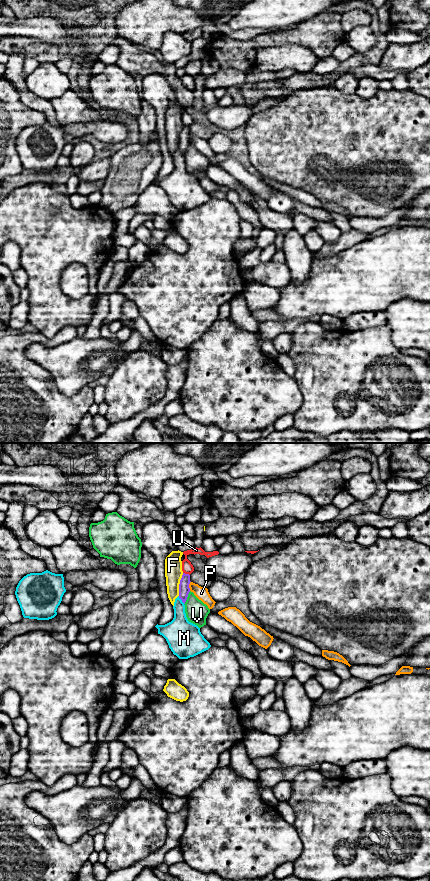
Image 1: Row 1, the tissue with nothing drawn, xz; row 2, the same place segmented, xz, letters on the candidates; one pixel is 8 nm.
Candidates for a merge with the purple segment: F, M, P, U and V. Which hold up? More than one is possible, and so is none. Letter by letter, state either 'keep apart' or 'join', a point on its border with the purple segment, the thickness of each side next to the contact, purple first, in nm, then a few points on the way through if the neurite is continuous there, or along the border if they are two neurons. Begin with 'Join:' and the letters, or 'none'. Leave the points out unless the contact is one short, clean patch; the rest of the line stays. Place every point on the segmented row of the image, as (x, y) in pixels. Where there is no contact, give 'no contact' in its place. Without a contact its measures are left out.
Join: none
F: keep apart; meets purple in xz at (179, 584); 90 nm thick on the purple side, 140 nm on the other
M: keep apart; meets purple in xz at (181, 599); 90 nm thick on the purple side, 200 nm on the other
P: keep apart; meets purple in xz at (188, 586); 90 nm thick on the purple side, 100 nm on the other; border along xz (190, 581), (189, 590)
U: keep apart; meets purple in xz at (186, 574); 90 nm thick on the purple side, 90 nm on the other
V: keep apart; meets purple in xz at (186, 598); 90 nm thick on the purple side, 180 nm on the other

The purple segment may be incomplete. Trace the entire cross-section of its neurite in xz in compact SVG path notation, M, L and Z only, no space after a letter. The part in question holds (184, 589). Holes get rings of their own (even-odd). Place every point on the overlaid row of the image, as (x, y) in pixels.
M183 573L179 584L179 598L182 600L184 604L190 592L190 588L189 588L190 582L191 582L190 575Z

